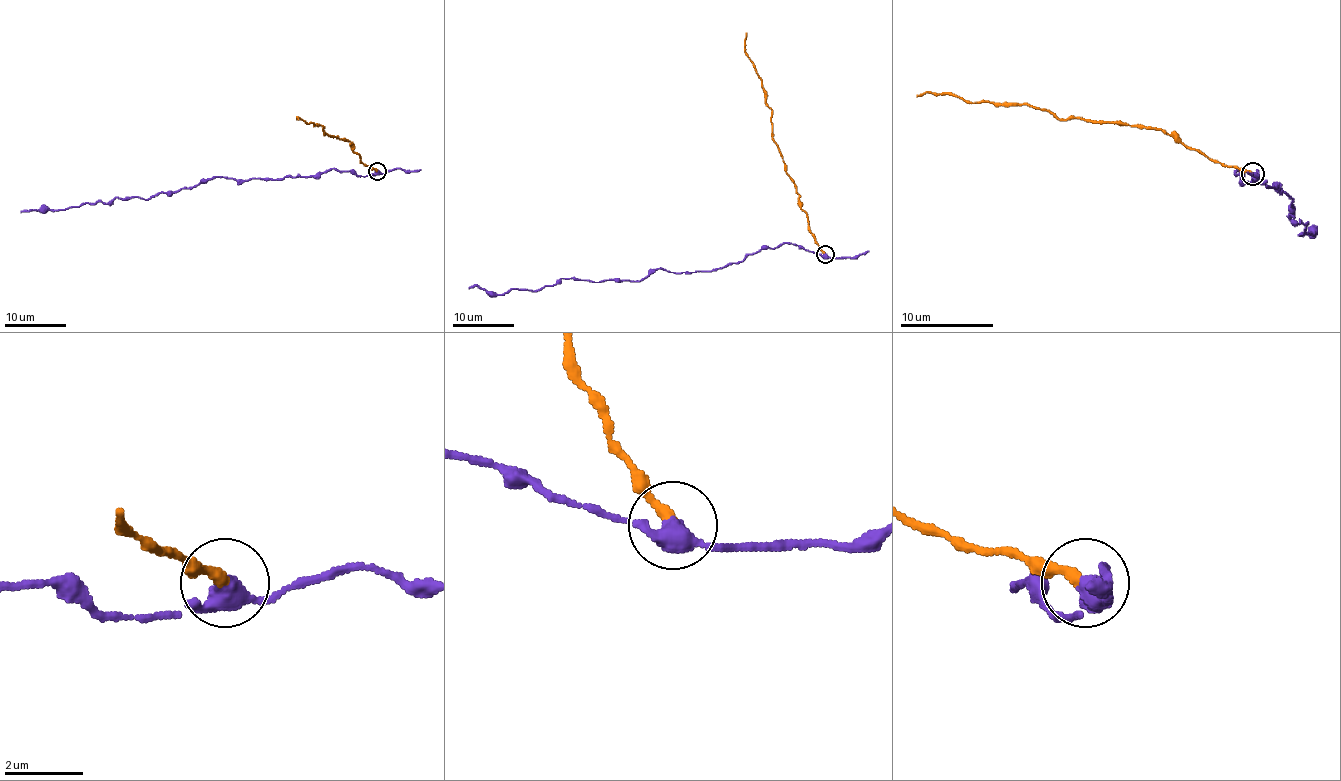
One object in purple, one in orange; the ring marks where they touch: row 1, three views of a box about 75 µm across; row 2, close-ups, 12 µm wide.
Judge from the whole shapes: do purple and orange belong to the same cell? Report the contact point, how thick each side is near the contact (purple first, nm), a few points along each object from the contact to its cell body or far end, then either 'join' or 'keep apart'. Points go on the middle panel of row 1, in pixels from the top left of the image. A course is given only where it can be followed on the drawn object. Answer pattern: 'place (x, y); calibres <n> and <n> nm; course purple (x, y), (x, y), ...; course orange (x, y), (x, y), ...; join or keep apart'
place (825, 254); calibres 440 and 280 nm; course purple (825, 255), (784, 242), (718, 269), (655, 269), (639, 281), (561, 278), (501, 295), (469, 288); course orange (825, 255), (773, 138), (771, 109), (765, 101), (762, 81), (754, 64), (745, 52), (747, 32); keep apart

